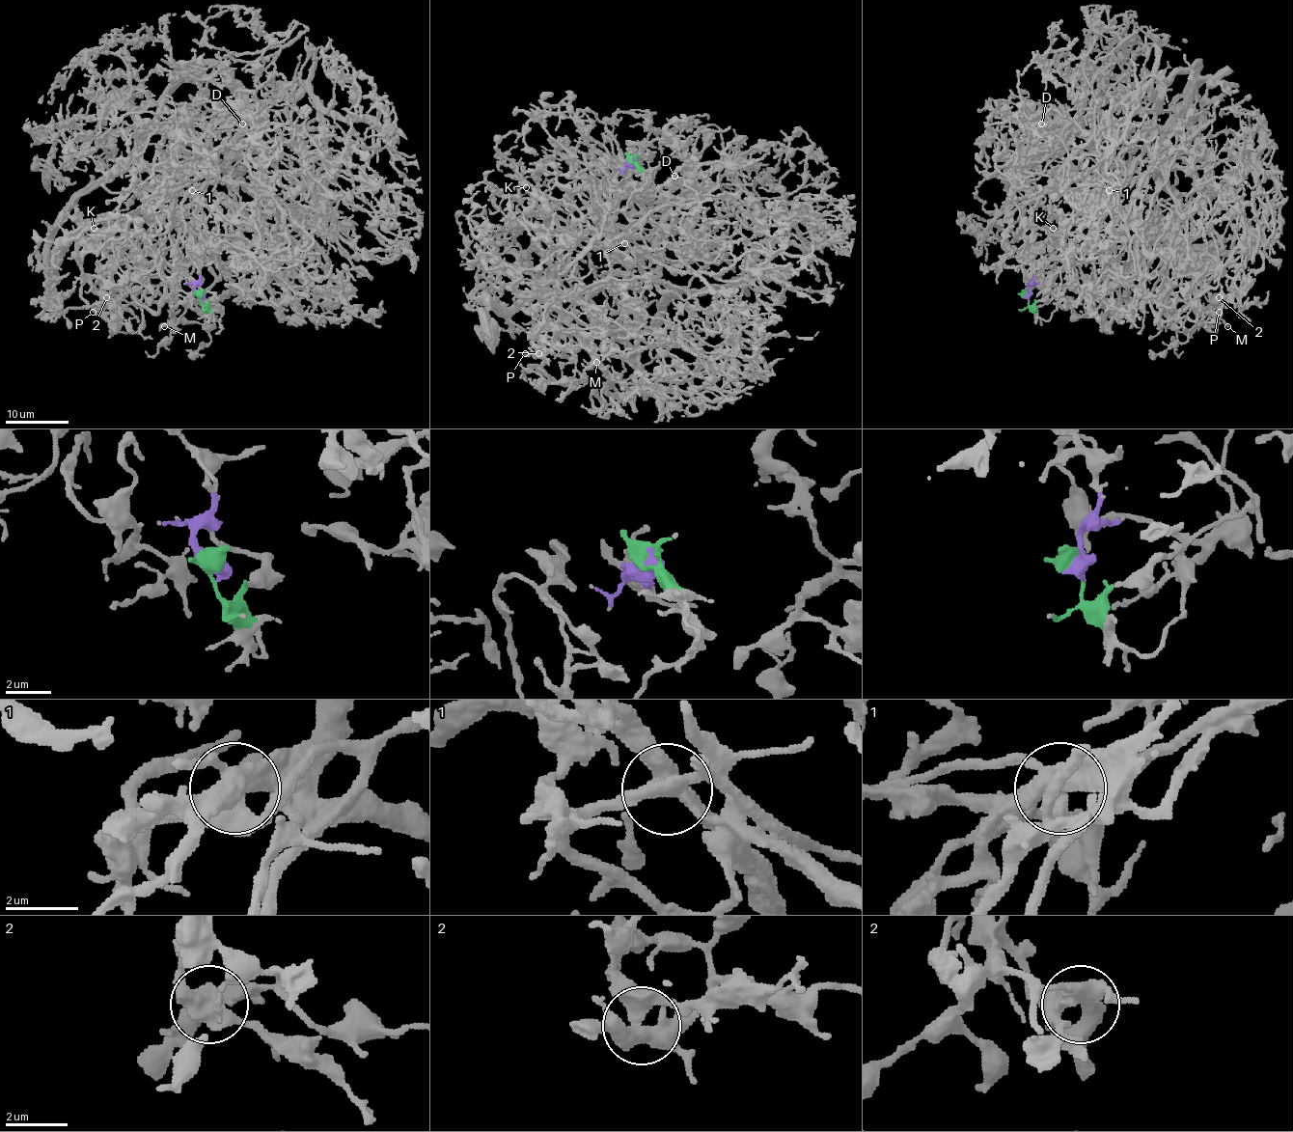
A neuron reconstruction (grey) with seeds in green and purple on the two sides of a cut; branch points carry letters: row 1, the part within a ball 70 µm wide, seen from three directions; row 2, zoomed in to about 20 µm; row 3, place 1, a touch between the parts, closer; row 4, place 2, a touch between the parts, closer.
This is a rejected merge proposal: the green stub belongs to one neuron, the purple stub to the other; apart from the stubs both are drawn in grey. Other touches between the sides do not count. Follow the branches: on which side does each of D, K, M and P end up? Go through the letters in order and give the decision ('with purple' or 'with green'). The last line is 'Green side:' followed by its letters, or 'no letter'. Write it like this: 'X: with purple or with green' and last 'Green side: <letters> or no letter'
D: with purple
K: with green
M: with green
P: with green
Green side: K, M, P

